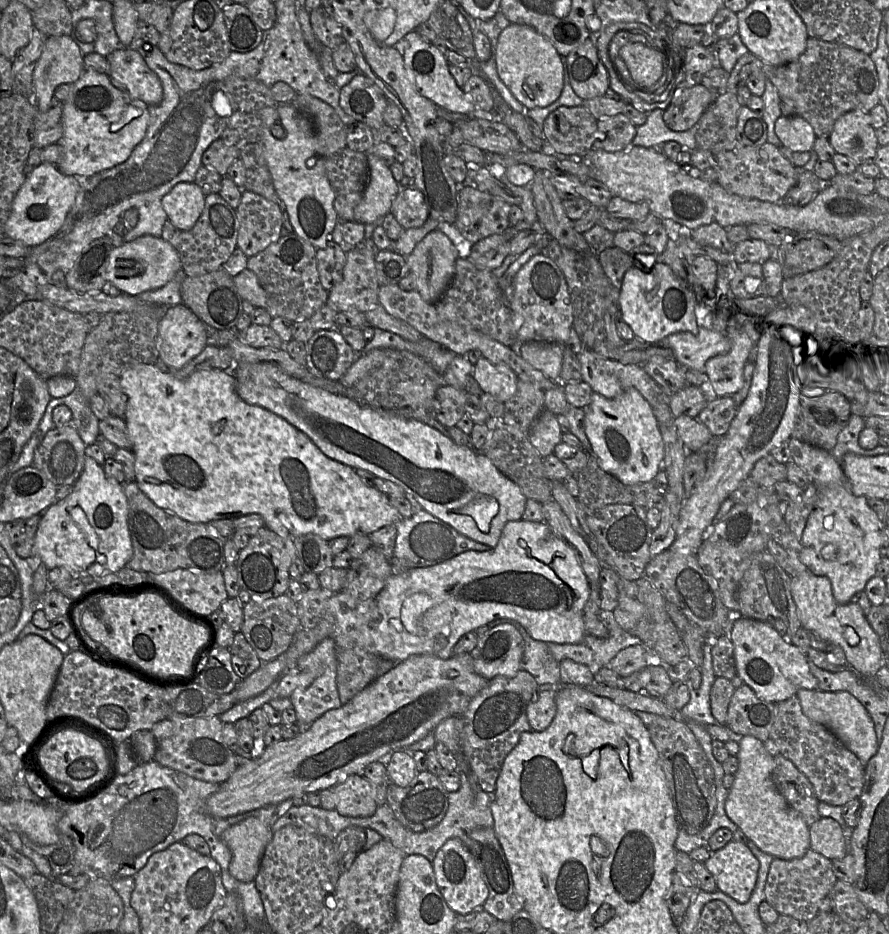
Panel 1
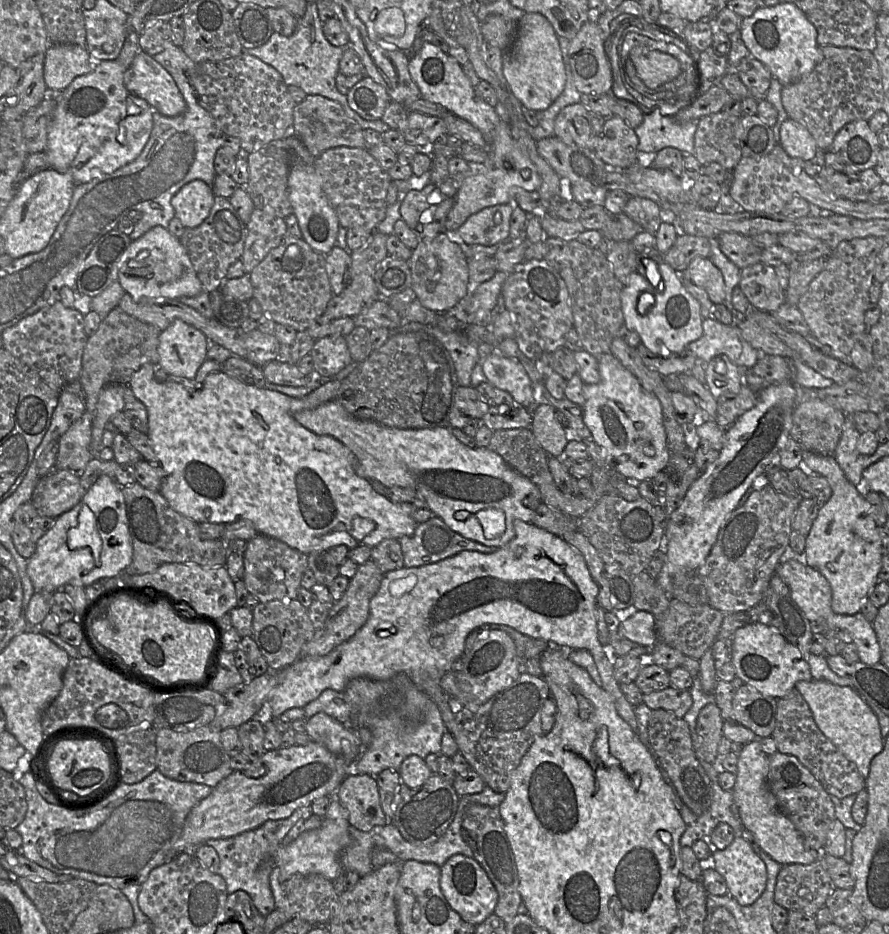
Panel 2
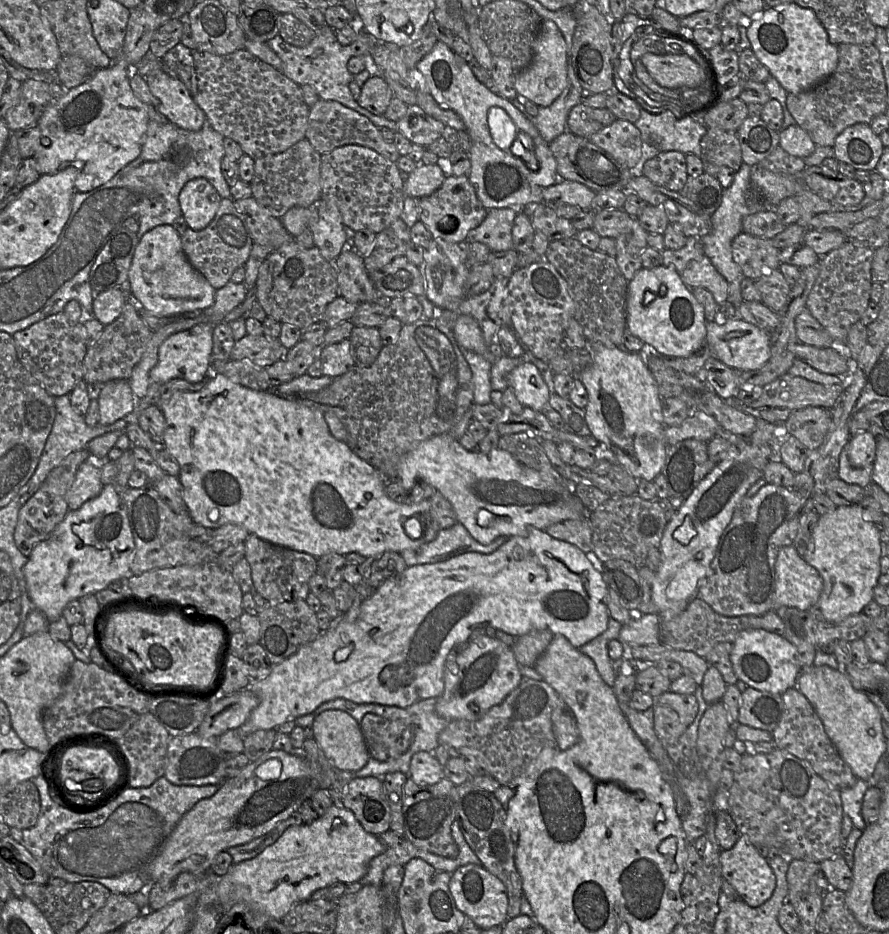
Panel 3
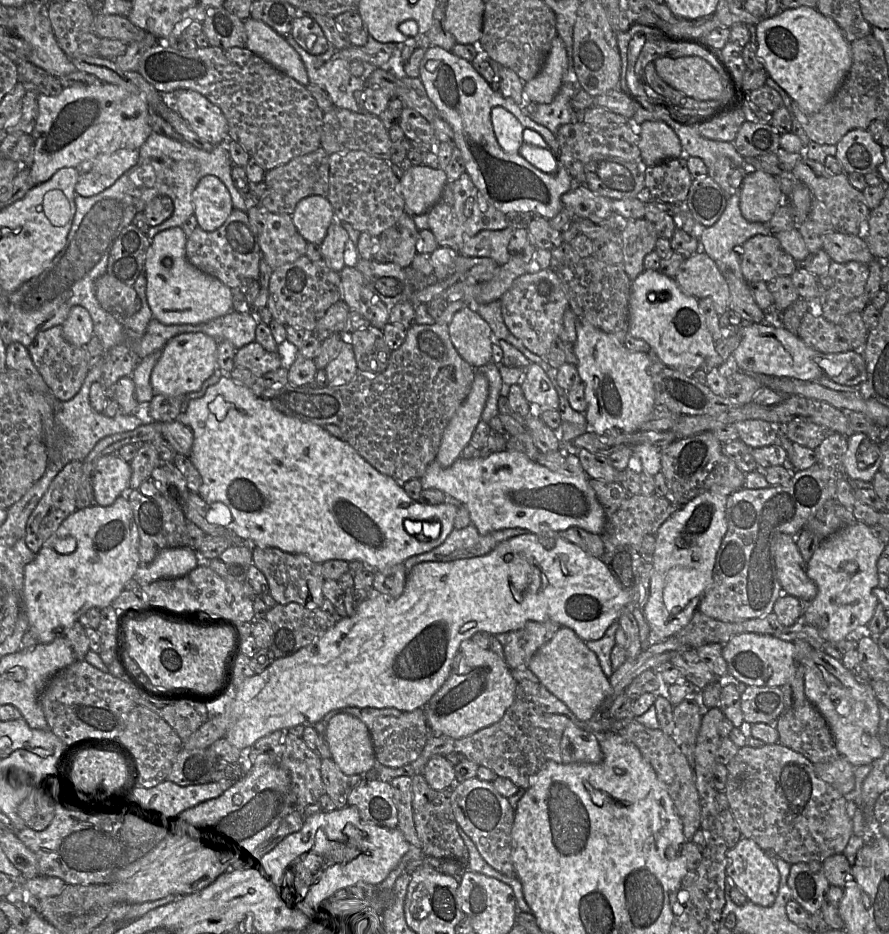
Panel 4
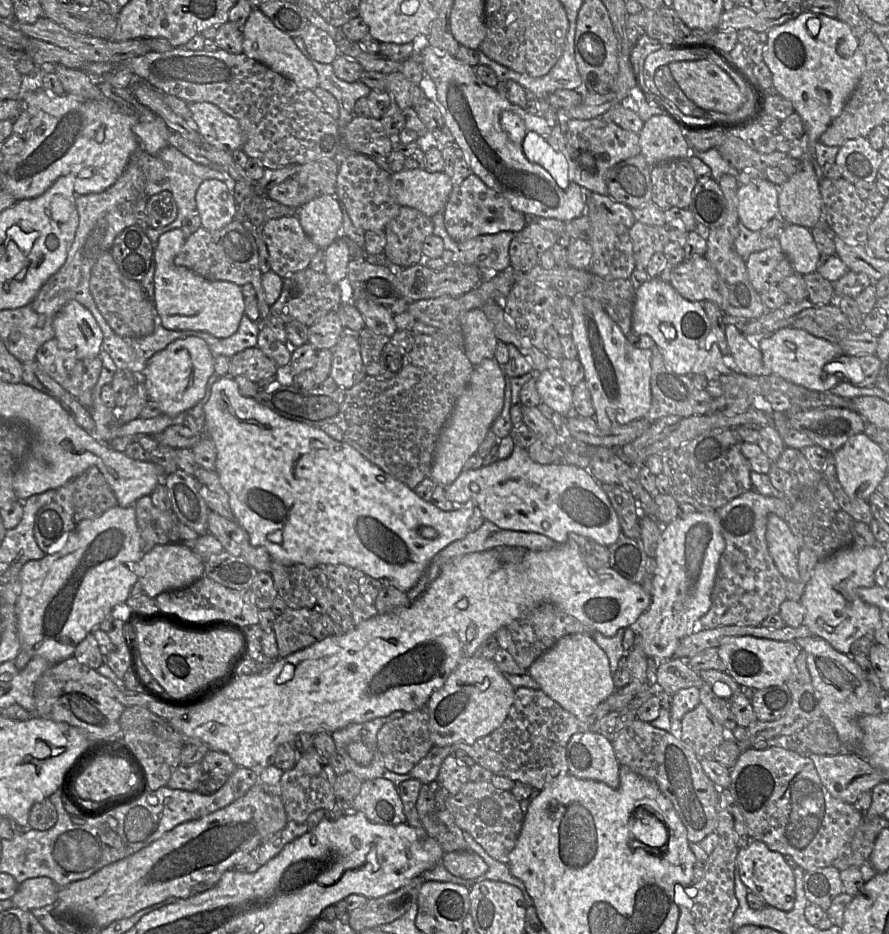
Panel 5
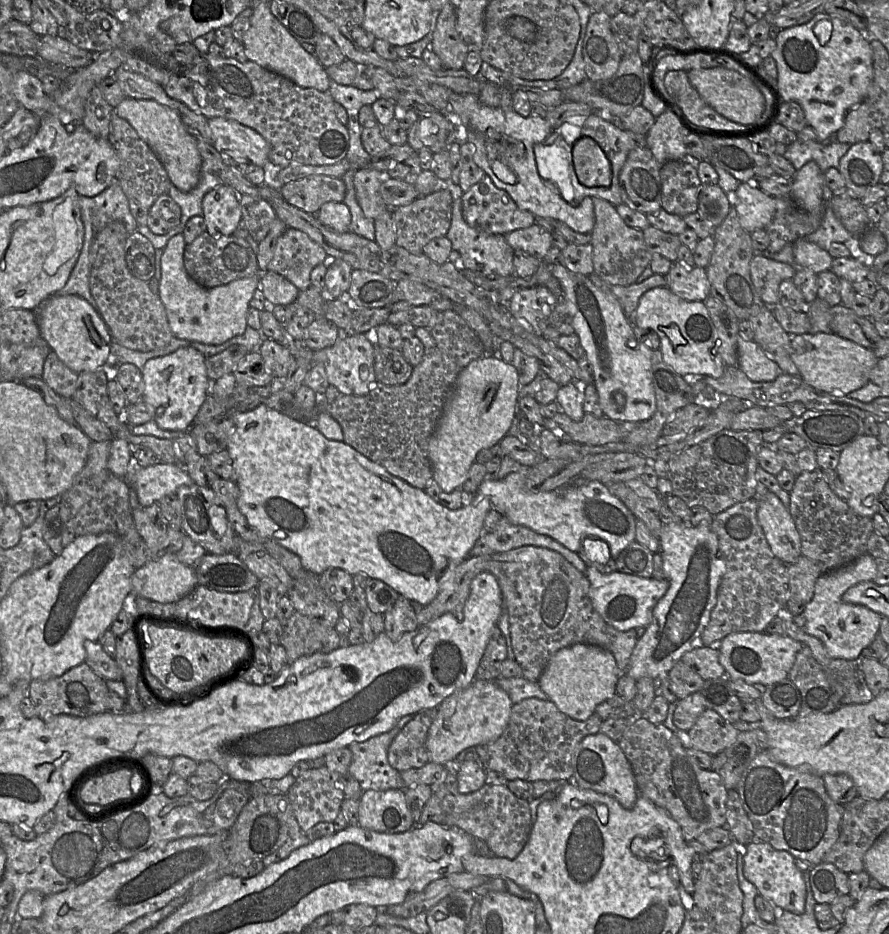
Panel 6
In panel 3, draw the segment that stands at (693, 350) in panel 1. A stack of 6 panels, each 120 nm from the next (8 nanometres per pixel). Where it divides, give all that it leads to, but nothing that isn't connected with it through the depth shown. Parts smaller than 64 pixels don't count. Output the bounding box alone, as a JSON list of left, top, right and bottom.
[705,319,771,370]

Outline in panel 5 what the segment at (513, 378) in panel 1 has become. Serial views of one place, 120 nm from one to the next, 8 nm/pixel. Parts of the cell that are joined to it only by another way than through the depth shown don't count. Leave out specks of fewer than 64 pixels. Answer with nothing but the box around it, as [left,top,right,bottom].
[536,370,573,417]

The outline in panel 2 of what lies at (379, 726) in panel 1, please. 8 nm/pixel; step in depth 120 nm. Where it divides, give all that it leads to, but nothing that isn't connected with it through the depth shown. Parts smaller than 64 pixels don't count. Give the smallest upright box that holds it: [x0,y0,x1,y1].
[175,741,349,853]

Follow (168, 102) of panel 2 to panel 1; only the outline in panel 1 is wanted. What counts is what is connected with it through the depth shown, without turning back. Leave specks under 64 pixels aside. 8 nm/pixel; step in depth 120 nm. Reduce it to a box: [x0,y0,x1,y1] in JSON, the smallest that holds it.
[107,48,163,105]

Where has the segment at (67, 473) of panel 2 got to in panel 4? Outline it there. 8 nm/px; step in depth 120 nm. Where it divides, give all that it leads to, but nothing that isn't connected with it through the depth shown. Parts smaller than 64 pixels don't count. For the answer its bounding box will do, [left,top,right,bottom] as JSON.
[92,454,130,506]

